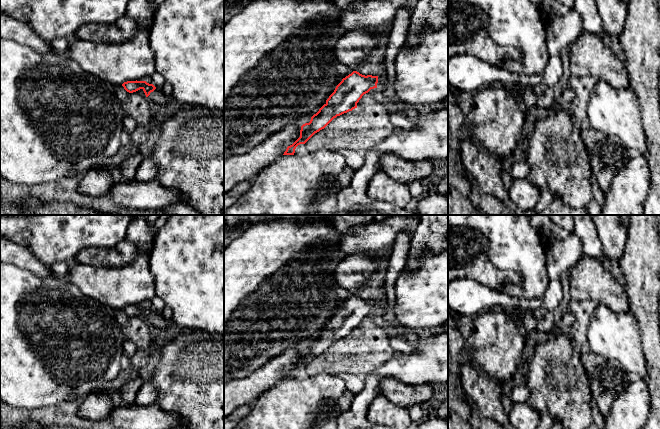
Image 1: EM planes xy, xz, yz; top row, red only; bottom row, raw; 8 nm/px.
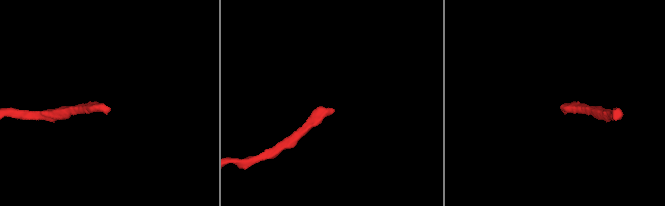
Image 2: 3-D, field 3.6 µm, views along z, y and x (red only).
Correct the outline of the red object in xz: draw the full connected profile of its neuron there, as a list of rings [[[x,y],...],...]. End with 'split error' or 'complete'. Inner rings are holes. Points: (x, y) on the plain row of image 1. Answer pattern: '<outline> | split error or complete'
[[[357,295],[342,303],[334,316],[309,347],[301,350],[300,361],[287,371],[283,379],[294,379],[300,368],[305,368],[315,357],[324,353],[334,342],[357,332],[362,320],[377,312],[378,300],[362,299]]] | complete

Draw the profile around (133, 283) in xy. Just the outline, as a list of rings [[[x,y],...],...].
[[[138,215],[127,228],[126,240],[136,247],[135,259],[126,265],[114,268],[96,267],[80,263],[71,263],[67,279],[74,284],[85,296],[101,302],[113,309],[127,305],[146,305],[155,296],[155,278],[149,266],[149,254],[144,249],[151,250],[153,237],[149,233],[148,223]]]

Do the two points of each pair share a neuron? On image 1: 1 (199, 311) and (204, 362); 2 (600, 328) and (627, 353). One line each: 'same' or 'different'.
1: different
2: same

